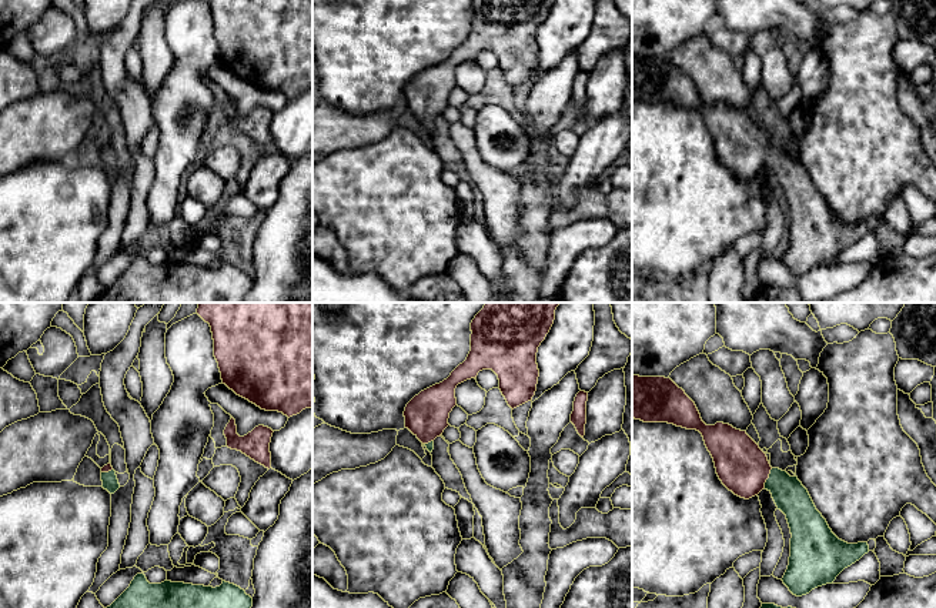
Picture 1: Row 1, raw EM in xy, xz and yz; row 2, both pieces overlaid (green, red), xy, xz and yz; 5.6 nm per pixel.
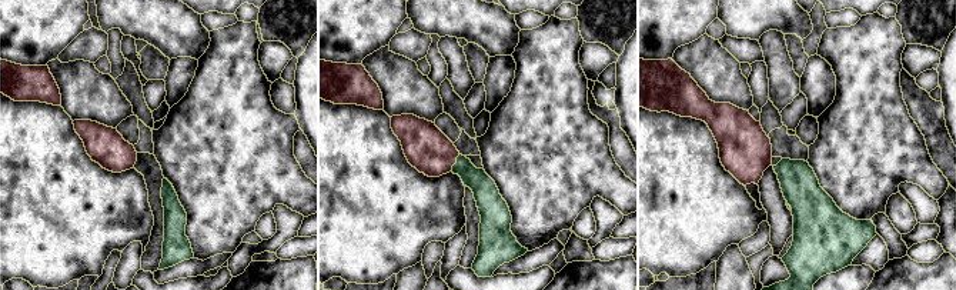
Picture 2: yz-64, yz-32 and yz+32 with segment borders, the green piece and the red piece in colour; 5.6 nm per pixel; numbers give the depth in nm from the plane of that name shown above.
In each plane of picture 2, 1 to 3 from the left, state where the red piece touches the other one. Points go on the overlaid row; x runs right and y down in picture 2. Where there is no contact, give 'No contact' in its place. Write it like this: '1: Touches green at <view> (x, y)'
1: No contact
2: Touches green at yz-32 (455, 163)
3: No contact

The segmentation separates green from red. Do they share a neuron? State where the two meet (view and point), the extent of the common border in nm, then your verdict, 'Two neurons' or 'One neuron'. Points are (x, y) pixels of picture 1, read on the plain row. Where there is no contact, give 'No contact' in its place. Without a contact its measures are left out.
Touches green at yz (768, 159). Shared border 120 nm. One neuron

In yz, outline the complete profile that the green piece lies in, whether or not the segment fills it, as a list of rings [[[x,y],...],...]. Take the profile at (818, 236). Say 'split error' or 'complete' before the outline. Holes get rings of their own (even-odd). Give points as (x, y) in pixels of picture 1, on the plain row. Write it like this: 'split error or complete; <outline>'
split error; [[[632,56],[632,98],[644,103],[668,103],[699,111],[713,138],[716,154],[729,171],[745,180],[758,176],[763,168],[772,174],[778,190],[786,196],[792,214],[789,245],[782,261],[793,275],[802,277],[818,267],[832,264],[845,248],[869,233],[868,223],[848,224],[839,220],[816,190],[798,157],[772,148],[766,134],[746,111],[723,103],[706,106],[695,83],[671,59]]]

